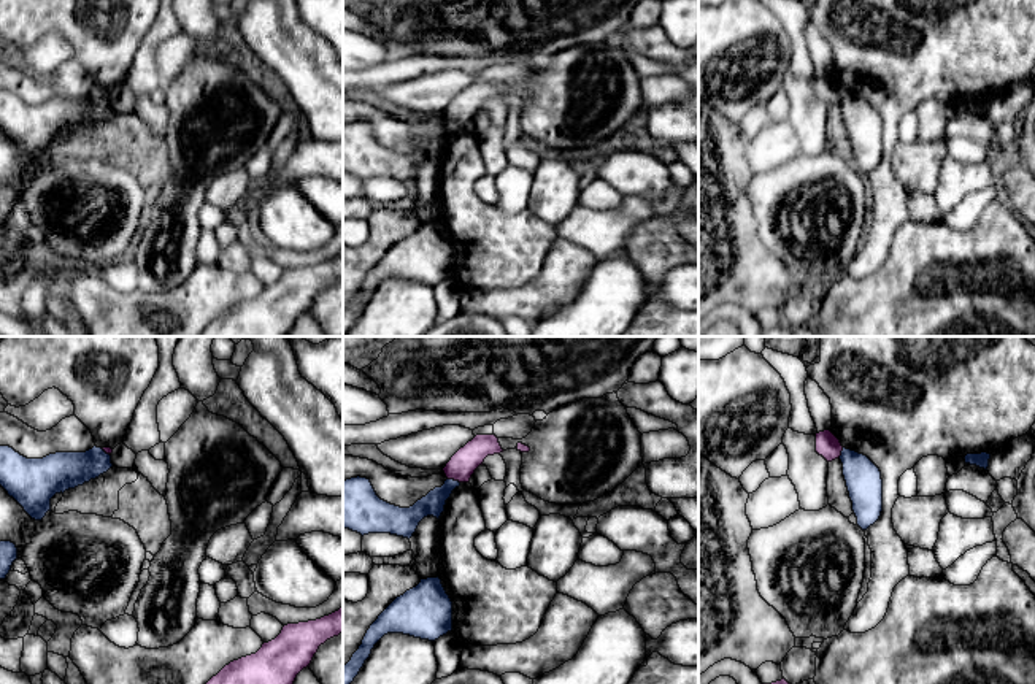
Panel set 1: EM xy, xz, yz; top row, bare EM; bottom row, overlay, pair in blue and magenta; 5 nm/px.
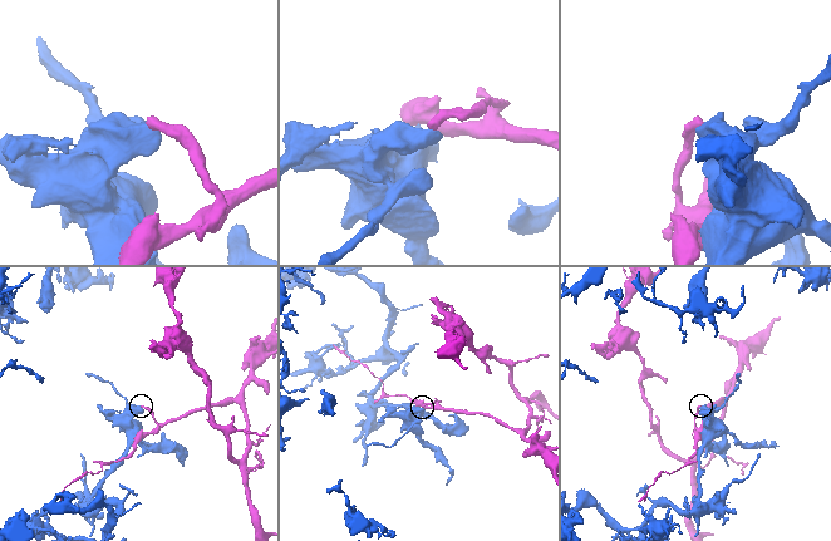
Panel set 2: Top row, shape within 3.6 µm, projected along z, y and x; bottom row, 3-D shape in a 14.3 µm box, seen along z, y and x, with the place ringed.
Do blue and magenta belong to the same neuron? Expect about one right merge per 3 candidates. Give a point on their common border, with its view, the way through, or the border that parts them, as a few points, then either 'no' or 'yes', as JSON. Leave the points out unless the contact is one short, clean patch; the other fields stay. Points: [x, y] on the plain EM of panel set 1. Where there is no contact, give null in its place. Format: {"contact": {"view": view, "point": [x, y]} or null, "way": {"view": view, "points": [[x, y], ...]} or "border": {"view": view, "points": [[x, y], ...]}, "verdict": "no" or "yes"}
{"contact": {"view": "xz", "point": [453, 124]}, "border": {"view": "xz", "points": [[448, 122], [459, 127]]}, "verdict": "no"}

